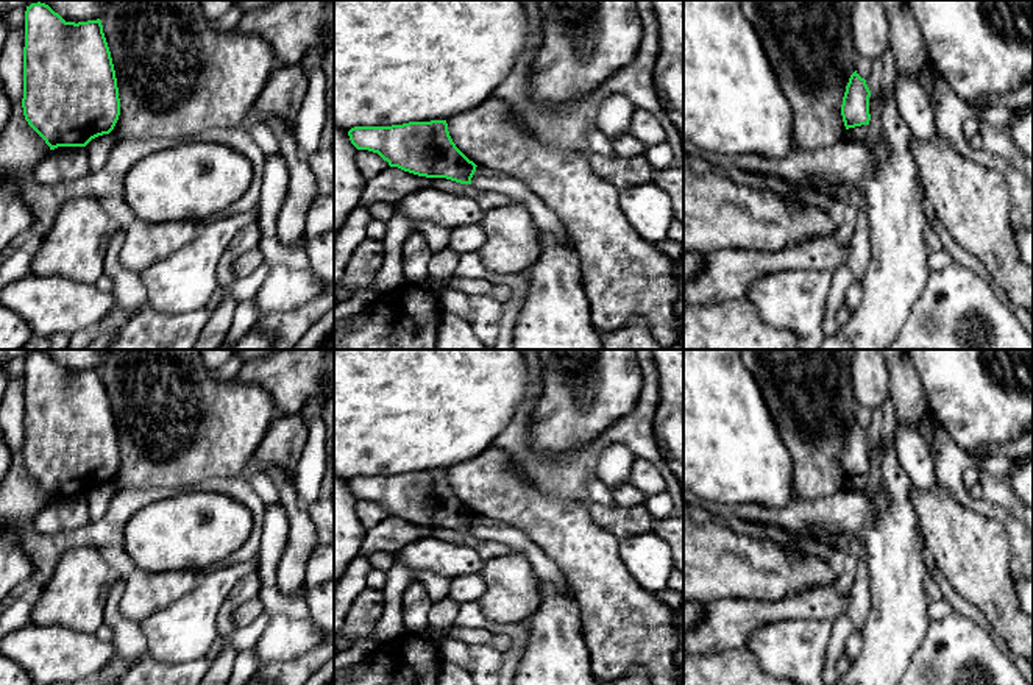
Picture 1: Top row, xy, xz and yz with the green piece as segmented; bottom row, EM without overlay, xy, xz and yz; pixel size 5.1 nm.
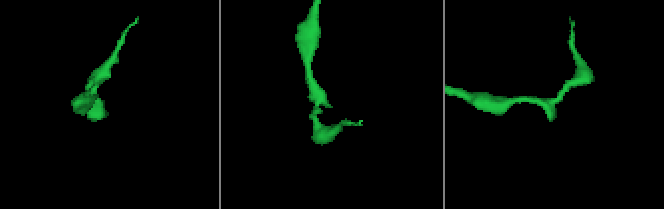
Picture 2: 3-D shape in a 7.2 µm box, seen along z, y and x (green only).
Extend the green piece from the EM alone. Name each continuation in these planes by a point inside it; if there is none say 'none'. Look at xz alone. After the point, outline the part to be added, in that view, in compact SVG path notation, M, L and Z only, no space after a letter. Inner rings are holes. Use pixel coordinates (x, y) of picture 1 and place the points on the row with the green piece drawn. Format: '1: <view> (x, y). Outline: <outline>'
none

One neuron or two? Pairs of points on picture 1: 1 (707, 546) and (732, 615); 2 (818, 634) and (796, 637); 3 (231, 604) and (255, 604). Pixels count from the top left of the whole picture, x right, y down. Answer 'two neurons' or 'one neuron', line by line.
1: two neurons
2: one neuron
3: two neurons

